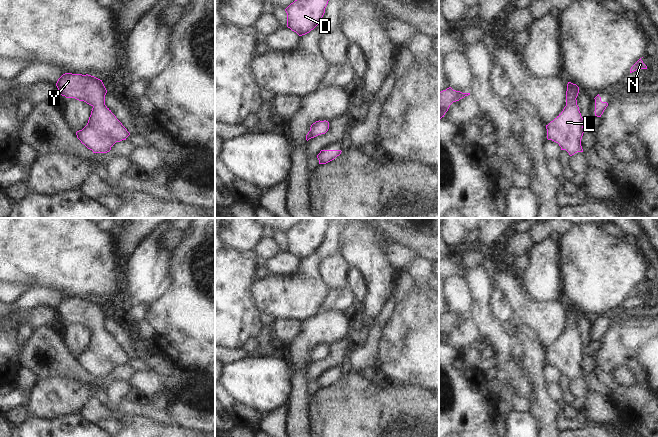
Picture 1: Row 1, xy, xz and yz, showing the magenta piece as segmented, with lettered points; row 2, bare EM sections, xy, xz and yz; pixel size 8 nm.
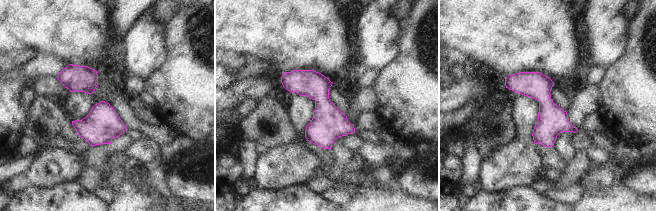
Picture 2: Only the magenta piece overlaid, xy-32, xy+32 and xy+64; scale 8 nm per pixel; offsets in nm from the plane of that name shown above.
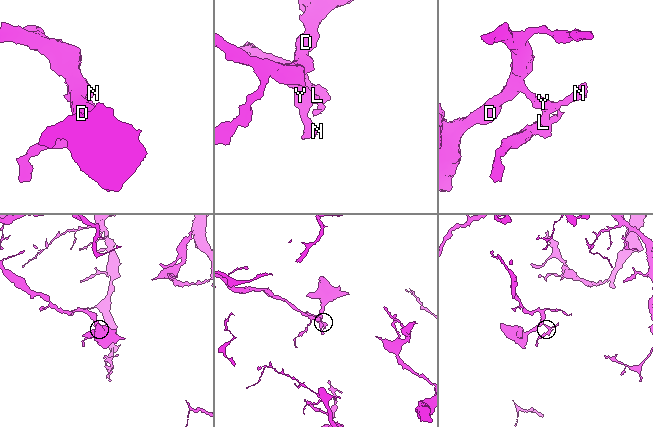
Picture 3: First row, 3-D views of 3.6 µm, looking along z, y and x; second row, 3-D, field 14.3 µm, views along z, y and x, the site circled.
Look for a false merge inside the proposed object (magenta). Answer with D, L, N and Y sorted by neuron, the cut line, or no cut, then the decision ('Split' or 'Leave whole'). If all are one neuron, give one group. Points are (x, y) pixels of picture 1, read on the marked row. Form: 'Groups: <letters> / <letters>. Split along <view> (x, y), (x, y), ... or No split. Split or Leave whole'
Groups: D L N Y. No split. Leave whole

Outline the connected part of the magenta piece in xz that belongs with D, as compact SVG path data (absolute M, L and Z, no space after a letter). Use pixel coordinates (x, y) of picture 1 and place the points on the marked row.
M295 0L286 9L287 27L299 36L313 30L321 21L329 0Z

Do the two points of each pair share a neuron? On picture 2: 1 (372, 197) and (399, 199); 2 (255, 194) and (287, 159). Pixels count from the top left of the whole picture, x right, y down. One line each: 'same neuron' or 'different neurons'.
1: same neuron
2: different neurons

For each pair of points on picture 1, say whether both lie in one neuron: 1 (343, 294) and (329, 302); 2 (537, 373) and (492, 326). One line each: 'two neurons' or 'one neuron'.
1: one neuron
2: two neurons

